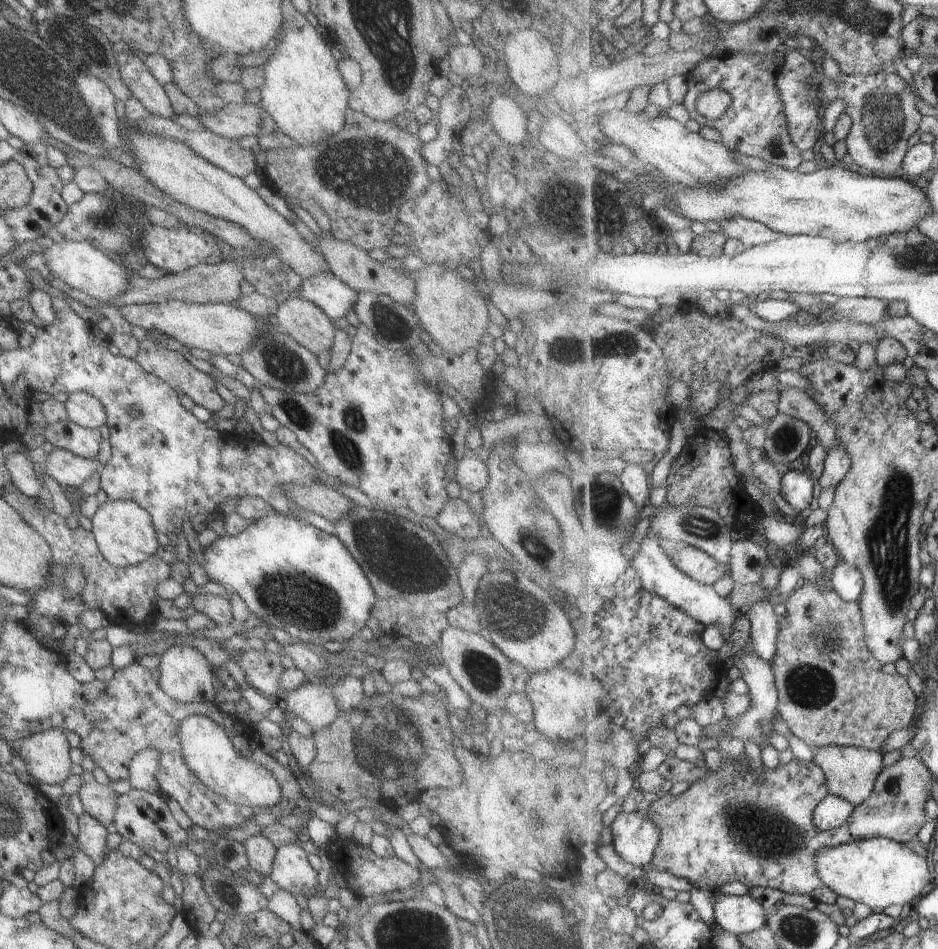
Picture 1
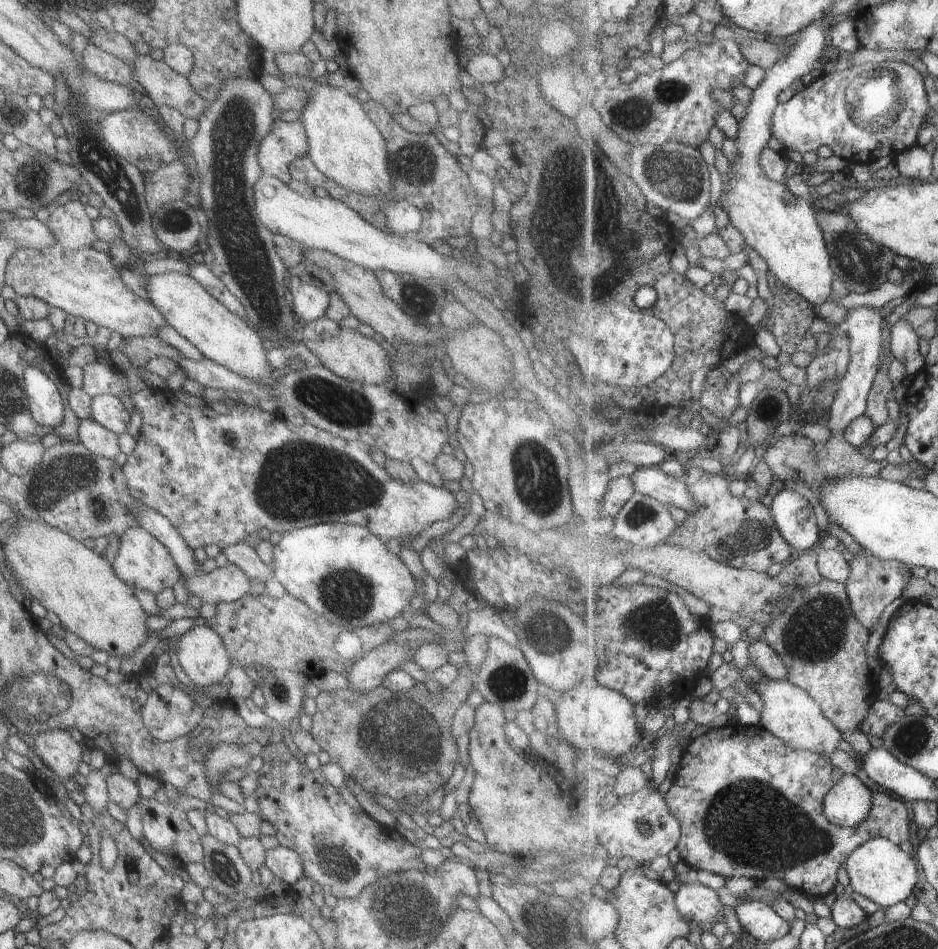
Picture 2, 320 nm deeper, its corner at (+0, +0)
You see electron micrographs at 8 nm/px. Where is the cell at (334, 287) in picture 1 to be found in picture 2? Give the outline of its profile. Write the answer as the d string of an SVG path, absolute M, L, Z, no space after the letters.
M297 277L286 279L288 302L292 312L309 323L324 314L328 294L324 285L306 283Z

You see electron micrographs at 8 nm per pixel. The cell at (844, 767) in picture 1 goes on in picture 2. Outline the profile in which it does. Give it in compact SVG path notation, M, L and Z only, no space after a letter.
M749 661L749 666L740 670L740 676L743 680L751 680L755 690L762 699L764 707L761 712L760 727L767 729L774 736L780 737L781 740L793 748L793 750L801 750L801 752L813 752L813 754L821 754L825 758L829 758L830 753L835 752L839 742L843 741L841 732L836 728L831 720L828 720L817 703L805 690L797 688L795 684L791 684L788 680L771 680L767 678L759 666Z

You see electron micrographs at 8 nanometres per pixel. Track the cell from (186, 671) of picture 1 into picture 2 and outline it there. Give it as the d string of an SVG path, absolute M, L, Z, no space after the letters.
M205 623L193 625L181 634L176 641L175 648L173 664L176 666L181 679L188 685L209 686L209 684L218 683L231 665L228 652L221 639Z

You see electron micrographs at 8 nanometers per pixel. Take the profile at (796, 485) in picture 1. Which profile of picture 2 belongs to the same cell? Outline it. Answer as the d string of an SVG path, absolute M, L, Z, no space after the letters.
M787 489L779 491L770 510L784 540L799 554L822 541L815 510L801 494Z

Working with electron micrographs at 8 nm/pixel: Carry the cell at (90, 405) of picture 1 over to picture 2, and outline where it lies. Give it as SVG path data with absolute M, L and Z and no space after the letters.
M95 395L90 400L90 417L116 435L125 433L129 414L119 397Z

